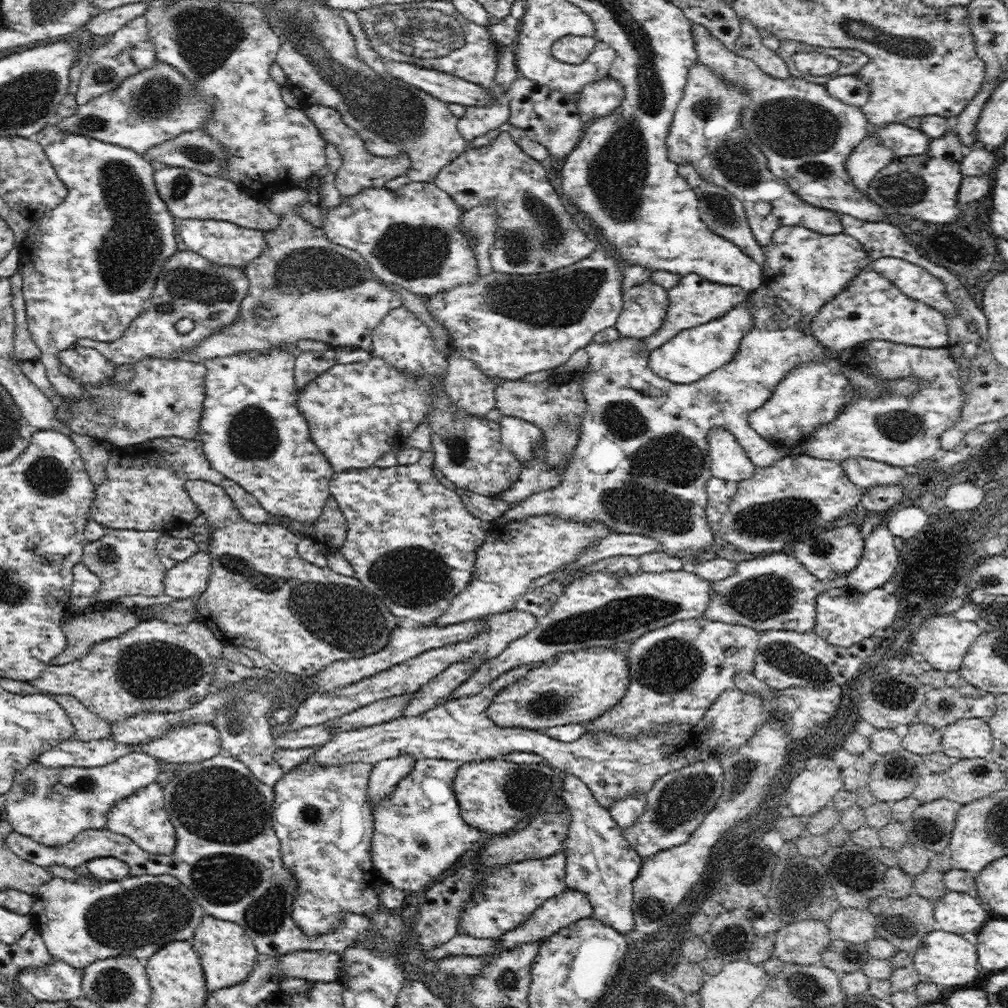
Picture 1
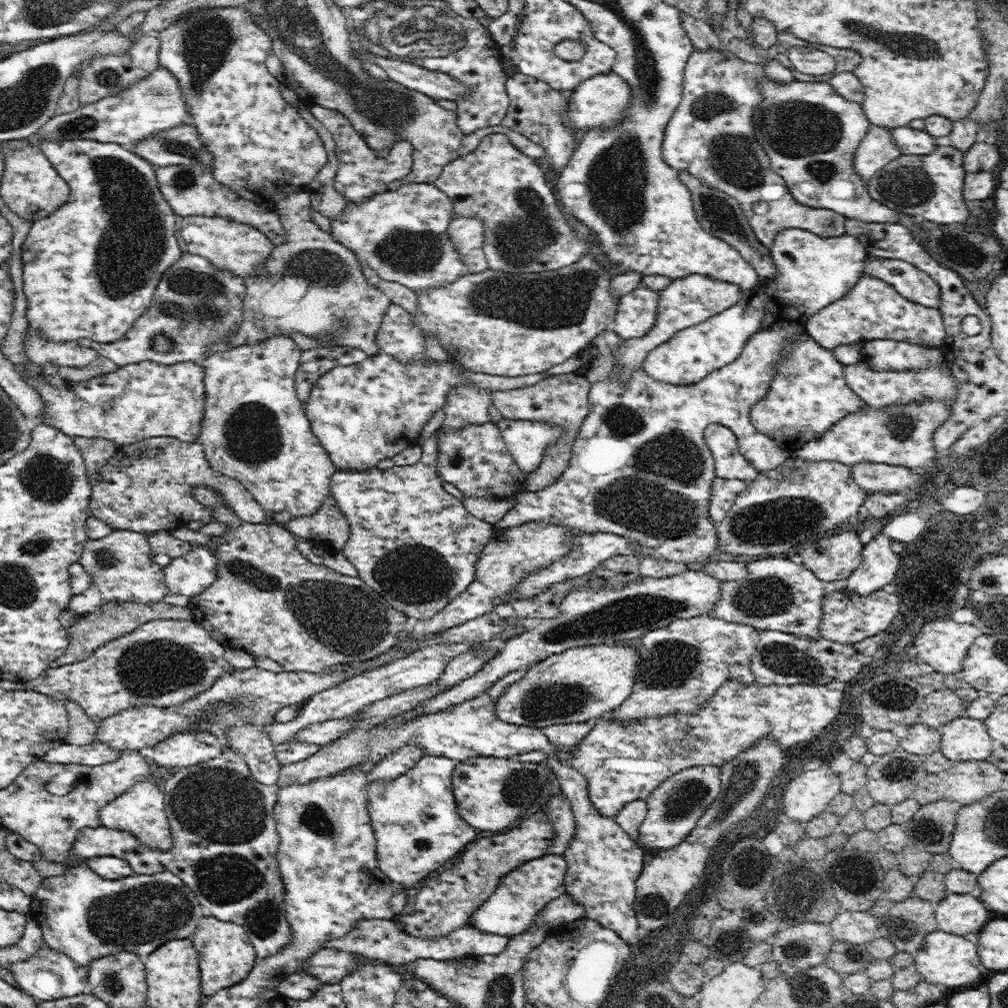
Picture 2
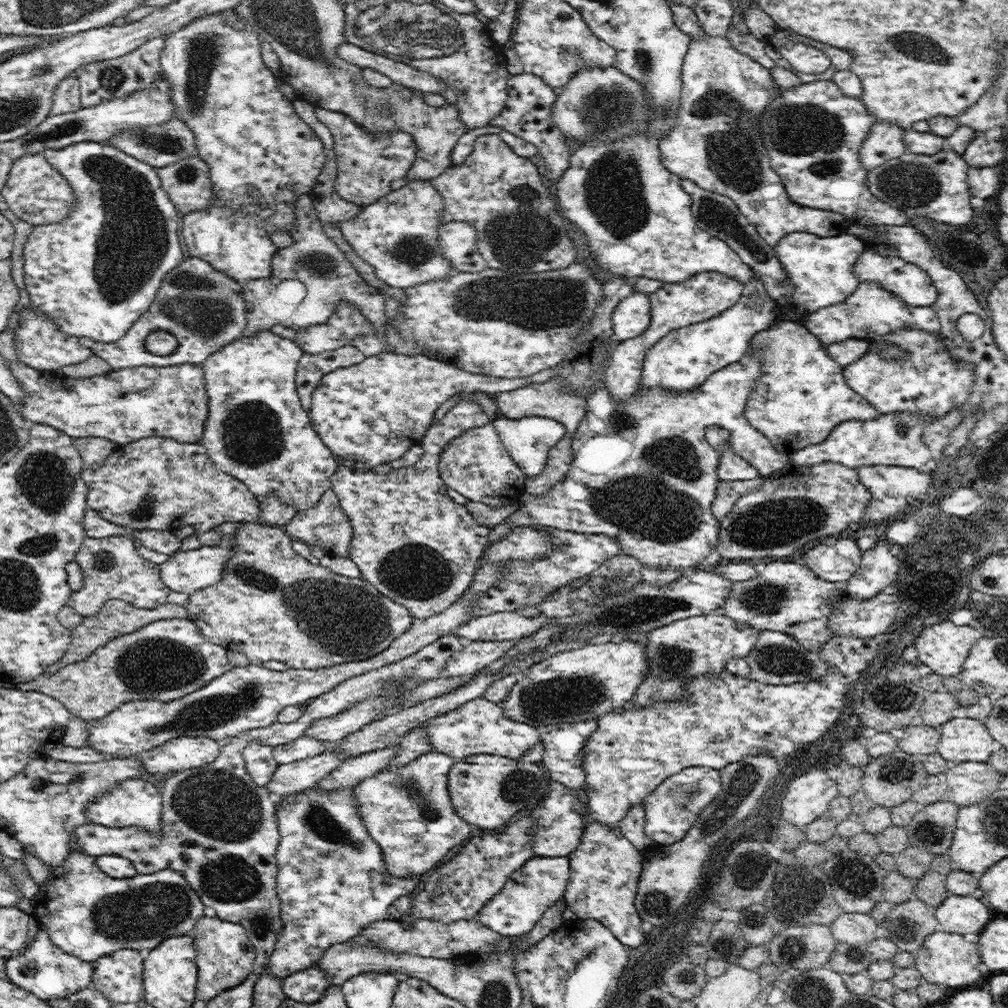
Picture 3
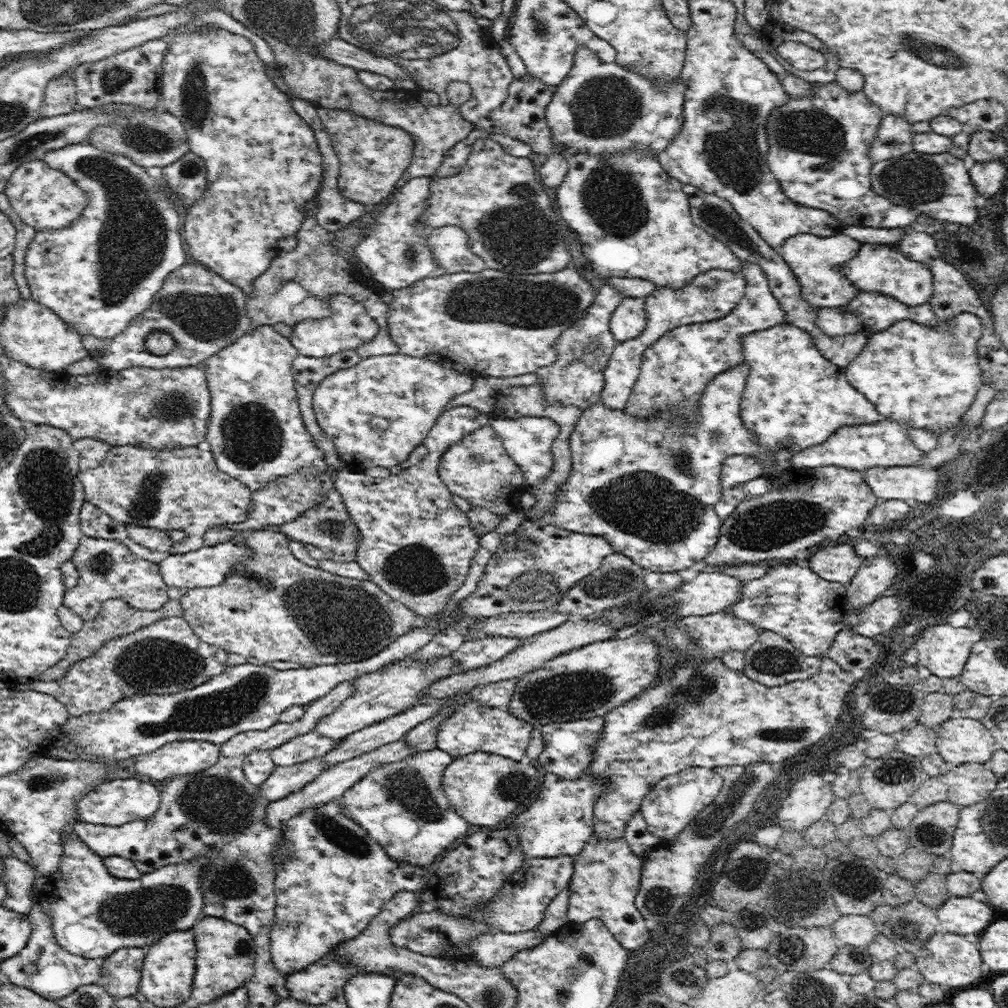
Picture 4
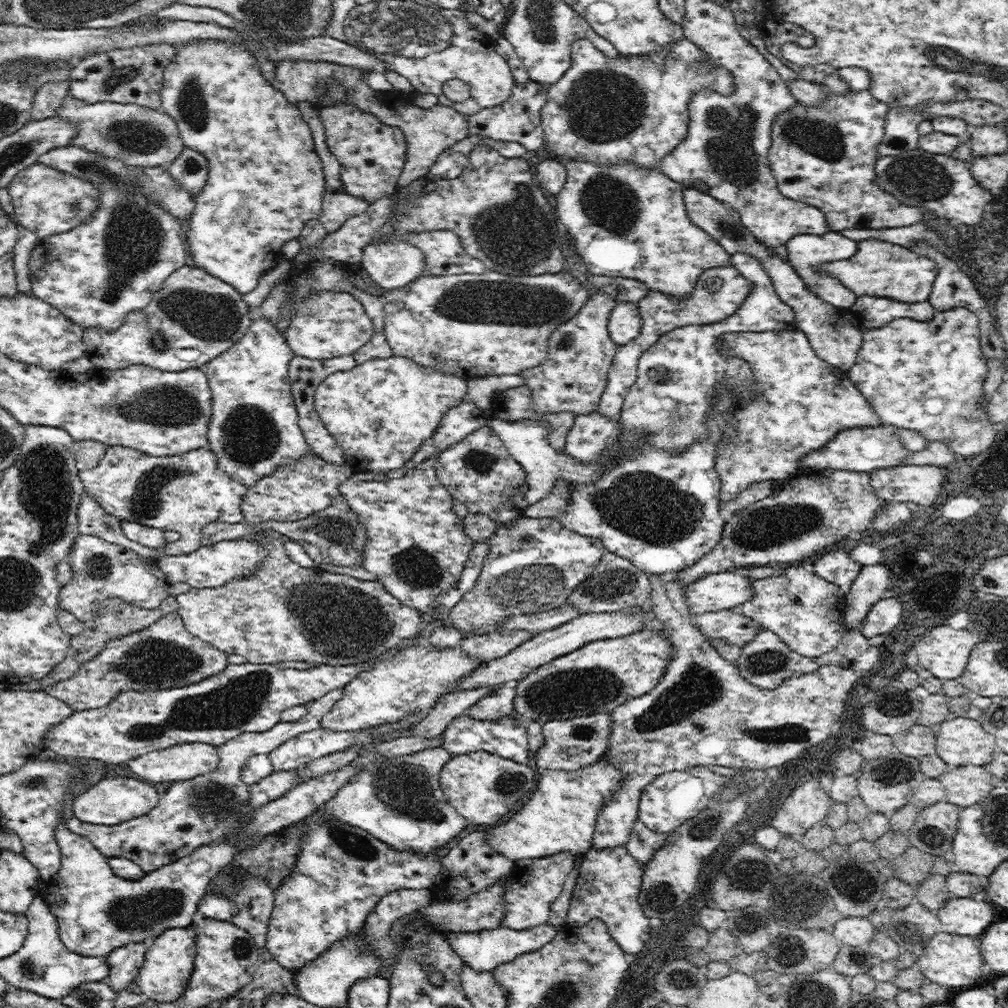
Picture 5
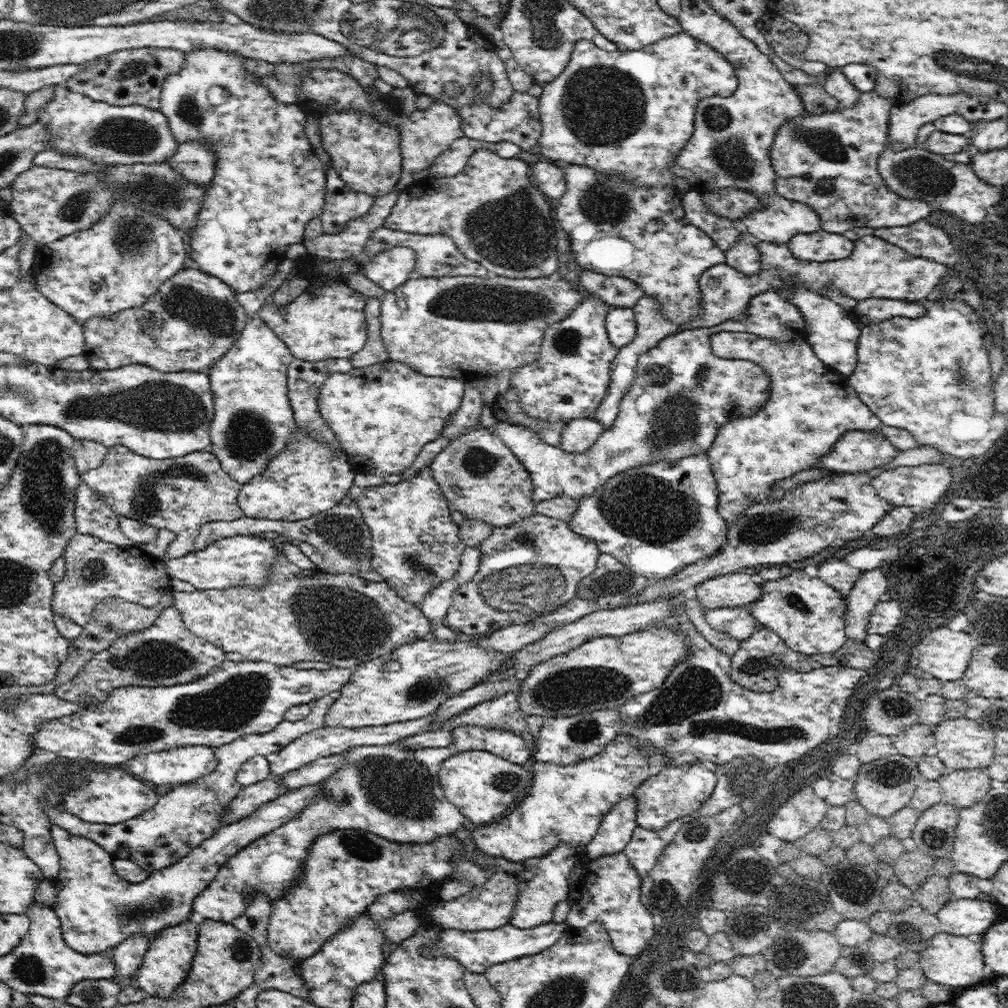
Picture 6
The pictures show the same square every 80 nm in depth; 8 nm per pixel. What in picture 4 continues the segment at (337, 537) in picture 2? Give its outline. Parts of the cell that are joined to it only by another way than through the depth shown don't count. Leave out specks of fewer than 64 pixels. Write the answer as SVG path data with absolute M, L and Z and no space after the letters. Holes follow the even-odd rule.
M330 489L322 502L307 511L304 511L296 520L284 522L274 526L290 539L320 547L324 551L324 559L335 562L354 562L360 542L360 533L357 524L347 511L341 494L335 489Z

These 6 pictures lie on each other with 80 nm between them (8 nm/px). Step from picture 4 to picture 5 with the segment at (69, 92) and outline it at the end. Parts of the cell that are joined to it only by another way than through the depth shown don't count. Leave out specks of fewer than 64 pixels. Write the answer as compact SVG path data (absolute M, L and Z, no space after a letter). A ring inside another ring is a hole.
M68 79L61 81L48 82L37 90L36 94L34 94L32 110L30 110L30 120L44 120L56 115L62 100L68 96L70 89Z

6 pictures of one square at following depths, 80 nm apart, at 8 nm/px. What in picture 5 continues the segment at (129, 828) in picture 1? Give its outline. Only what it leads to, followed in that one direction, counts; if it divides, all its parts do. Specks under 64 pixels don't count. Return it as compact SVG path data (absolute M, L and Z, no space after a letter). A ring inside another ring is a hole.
M116 776L116 778L103 777L86 793L74 798L71 814L91 825L113 826L148 814L152 808L158 805L159 796L154 784L149 782L134 778L120 778L120 776Z

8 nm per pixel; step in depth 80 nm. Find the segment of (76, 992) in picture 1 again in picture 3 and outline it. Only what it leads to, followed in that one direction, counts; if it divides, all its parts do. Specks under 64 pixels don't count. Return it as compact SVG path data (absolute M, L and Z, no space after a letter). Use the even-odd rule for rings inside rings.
M33 915L32 917L36 919L36 924L38 924L38 934L36 934L36 938L30 942L30 946L28 946L22 954L16 954L5 960L5 971L9 980L16 984L16 986L35 994L40 1000L46 1001L54 998L66 998L78 992L78 990L92 986L95 963L84 962L81 958L72 956L64 952L61 948L58 948L58 946L50 940L46 929L37 922L37 918Z

